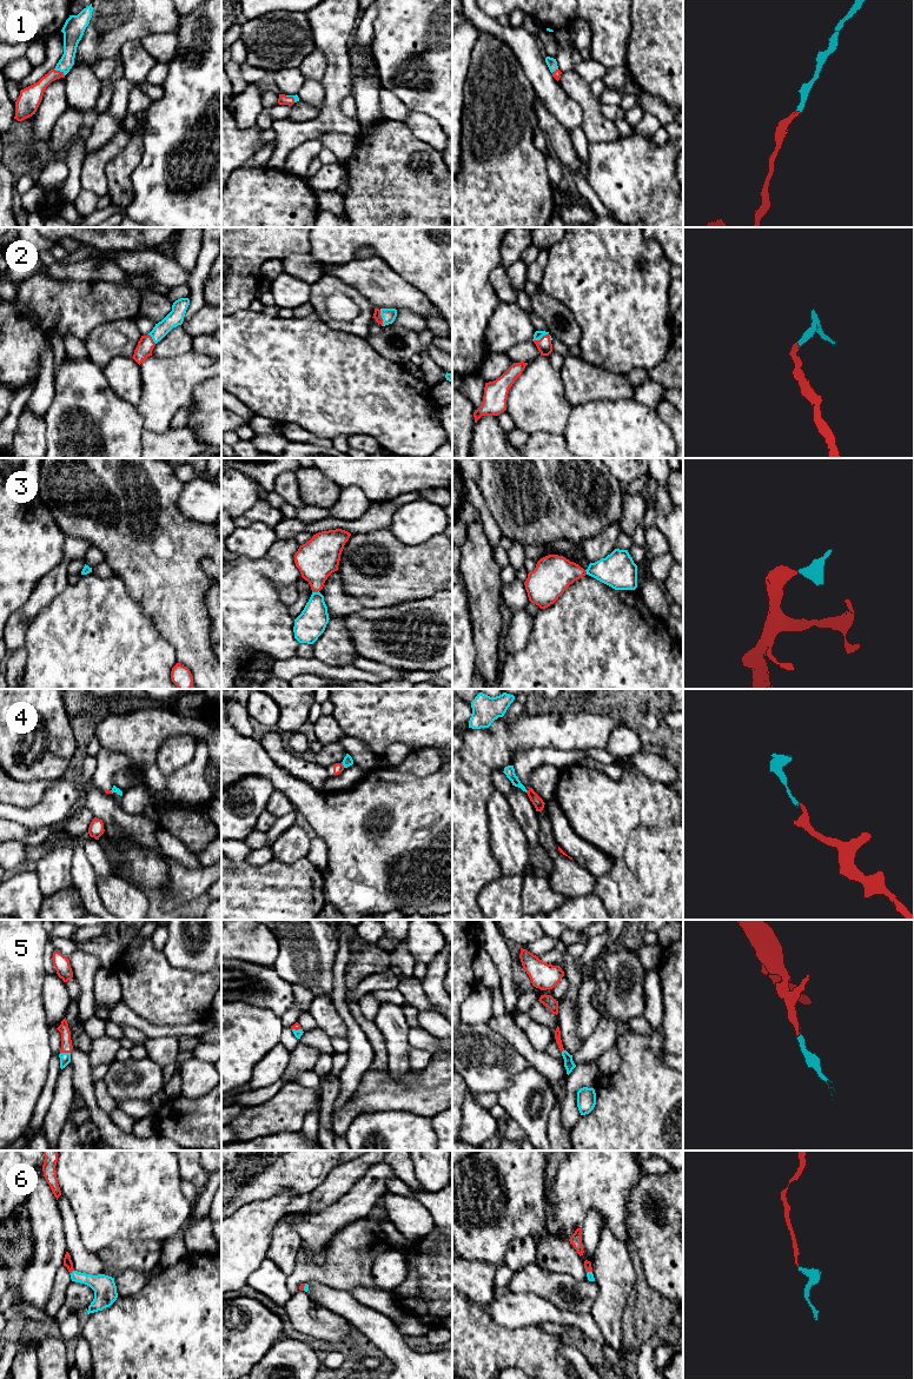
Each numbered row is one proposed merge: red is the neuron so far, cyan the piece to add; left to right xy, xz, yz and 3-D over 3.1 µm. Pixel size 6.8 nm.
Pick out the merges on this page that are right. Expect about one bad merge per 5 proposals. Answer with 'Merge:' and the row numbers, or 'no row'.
Merge: 1, 2, 3, 5, 6

